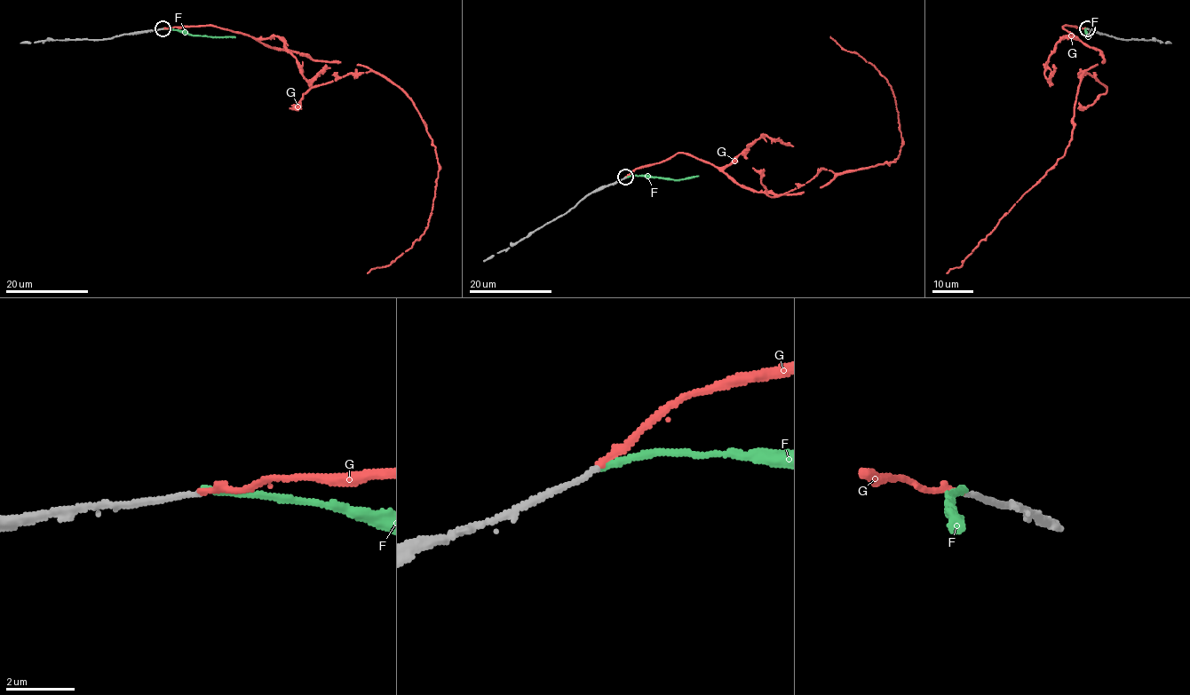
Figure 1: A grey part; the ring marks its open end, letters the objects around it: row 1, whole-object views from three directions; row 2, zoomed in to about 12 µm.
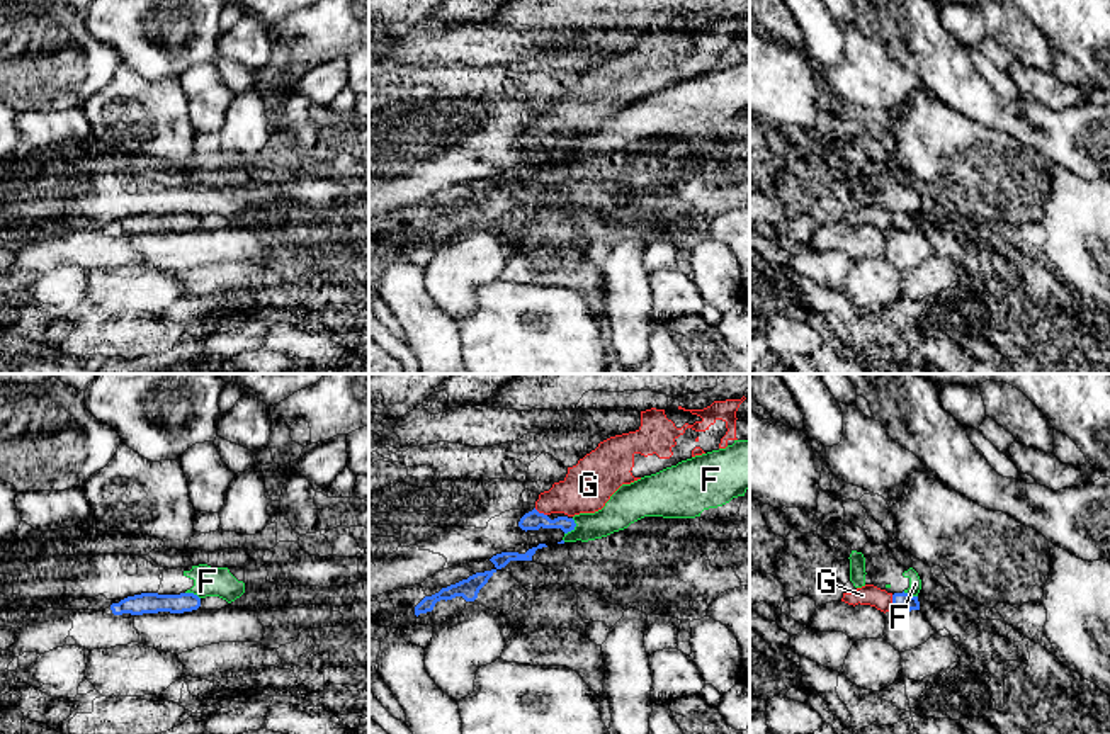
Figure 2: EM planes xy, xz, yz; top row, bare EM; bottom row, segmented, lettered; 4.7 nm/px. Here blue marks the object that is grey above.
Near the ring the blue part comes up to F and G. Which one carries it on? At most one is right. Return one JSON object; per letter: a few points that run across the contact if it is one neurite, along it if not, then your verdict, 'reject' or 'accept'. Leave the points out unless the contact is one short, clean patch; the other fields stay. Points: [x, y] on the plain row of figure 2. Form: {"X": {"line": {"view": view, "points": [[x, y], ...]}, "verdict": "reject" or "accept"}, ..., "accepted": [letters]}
{"F": {"line": {"view": "xz", "points": [[573, 138], [575, 145], [565, 153]]}, "verdict": "reject"}, "G": {"line": {"view": "yz", "points": [[903, 221], [893, 221], [871, 214]]}, "verdict": "accept"}, "accepted": ["G"]}

